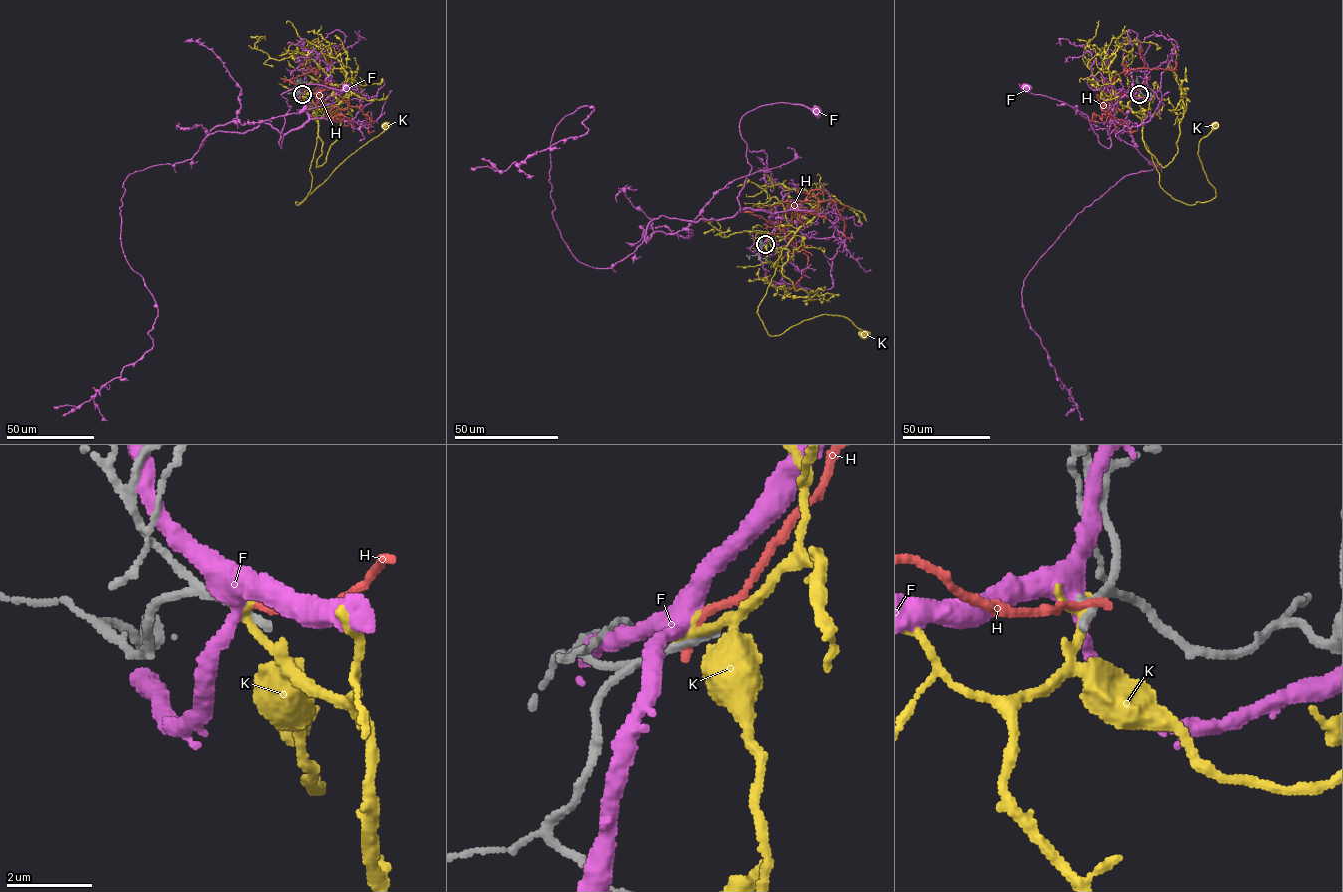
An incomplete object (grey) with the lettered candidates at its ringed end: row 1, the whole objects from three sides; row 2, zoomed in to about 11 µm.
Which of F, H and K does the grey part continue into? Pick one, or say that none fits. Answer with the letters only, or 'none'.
none

